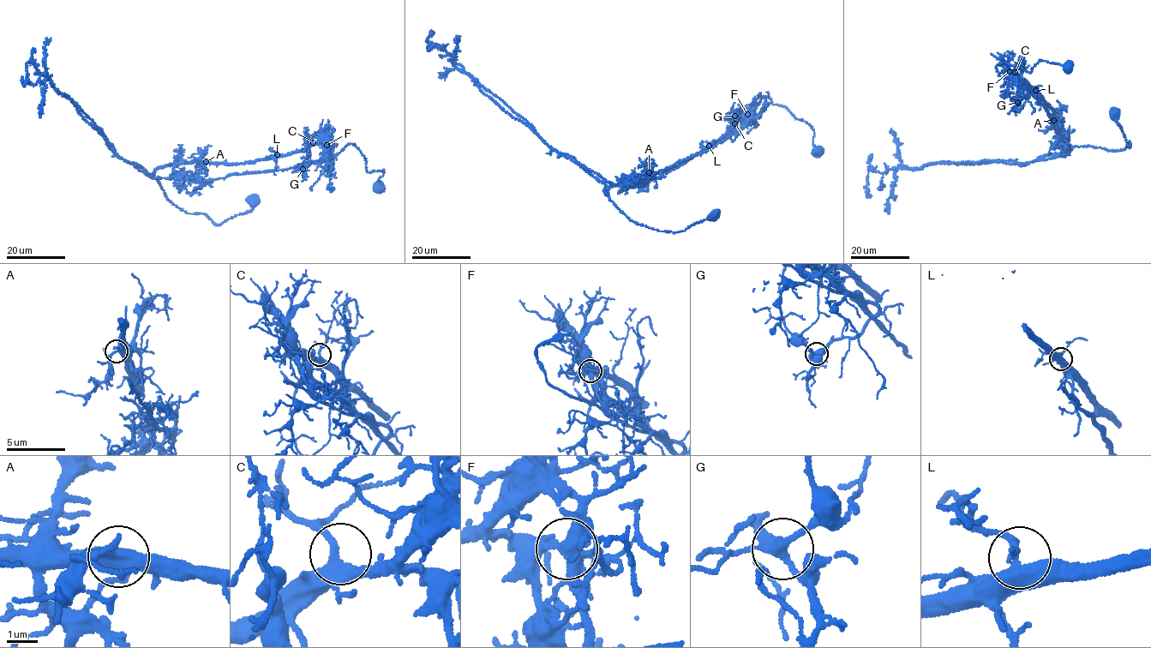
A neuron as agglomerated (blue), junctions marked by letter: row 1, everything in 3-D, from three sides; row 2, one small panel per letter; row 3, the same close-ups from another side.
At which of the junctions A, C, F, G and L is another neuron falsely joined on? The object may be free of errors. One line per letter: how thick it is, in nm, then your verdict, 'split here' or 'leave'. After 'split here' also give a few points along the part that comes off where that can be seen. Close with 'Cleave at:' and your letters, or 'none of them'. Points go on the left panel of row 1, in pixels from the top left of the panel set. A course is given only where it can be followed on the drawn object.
A: 400 nm thick; leave
C: 320 nm thick; leave
F: 360 nm thick; split here; foreign part runs (326, 145), (325, 158), (287, 169), (207, 180), (151, 177), (116, 157), (31, 62), (24, 86)
G: 320 nm thick; leave
L: 360 nm thick; leave
Cleave at: F

